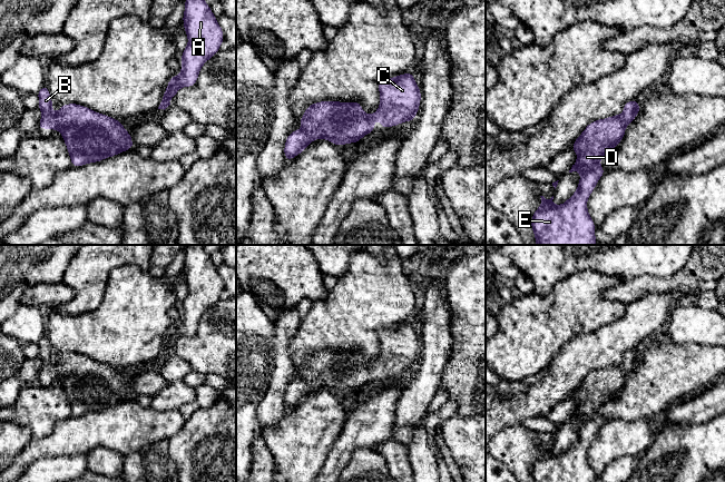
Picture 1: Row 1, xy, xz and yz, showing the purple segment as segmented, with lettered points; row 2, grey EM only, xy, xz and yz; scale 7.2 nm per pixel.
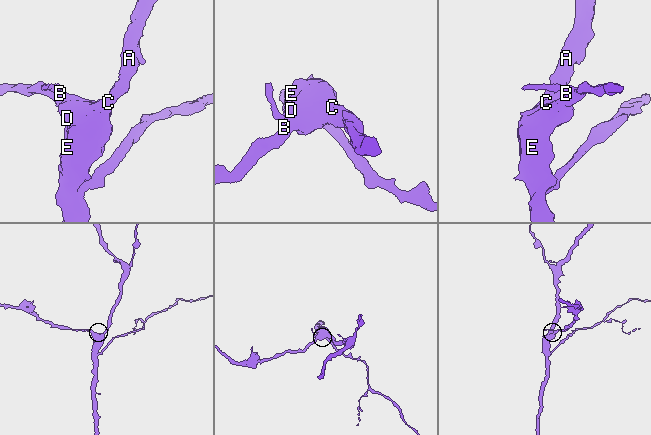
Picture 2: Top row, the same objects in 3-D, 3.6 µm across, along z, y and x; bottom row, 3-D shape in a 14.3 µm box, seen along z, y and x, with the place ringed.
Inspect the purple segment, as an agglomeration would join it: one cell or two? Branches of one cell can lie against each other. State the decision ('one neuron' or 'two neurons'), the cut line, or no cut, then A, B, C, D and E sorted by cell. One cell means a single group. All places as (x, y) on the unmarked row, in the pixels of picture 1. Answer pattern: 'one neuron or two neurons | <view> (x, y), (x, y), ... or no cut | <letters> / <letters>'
one neuron | no cut | A B C D E

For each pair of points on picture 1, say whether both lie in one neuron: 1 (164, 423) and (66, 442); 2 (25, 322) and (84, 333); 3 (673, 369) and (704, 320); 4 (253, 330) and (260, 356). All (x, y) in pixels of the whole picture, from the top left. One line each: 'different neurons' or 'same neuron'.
1: same neuron
2: different neurons
3: different neurons
4: same neuron

